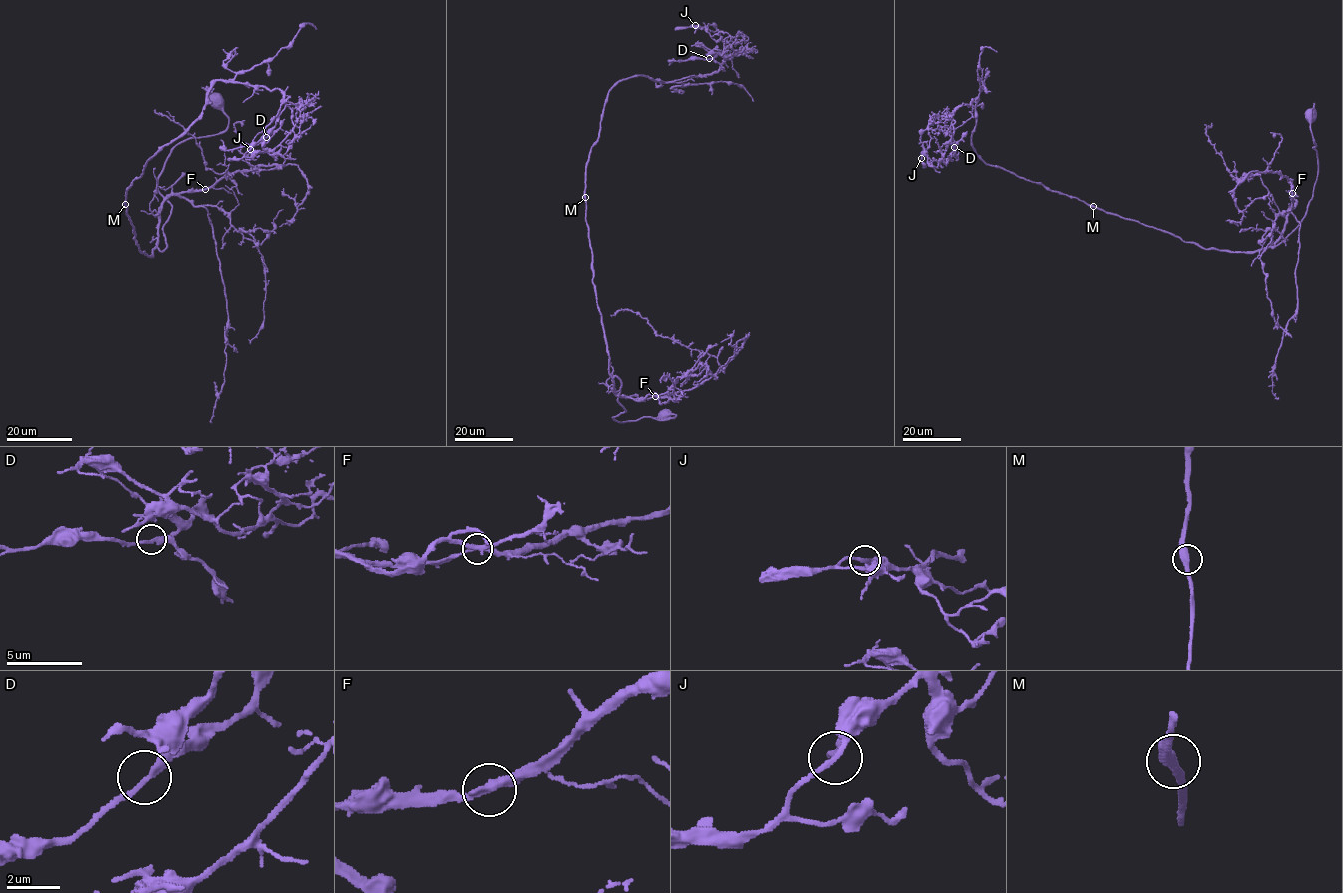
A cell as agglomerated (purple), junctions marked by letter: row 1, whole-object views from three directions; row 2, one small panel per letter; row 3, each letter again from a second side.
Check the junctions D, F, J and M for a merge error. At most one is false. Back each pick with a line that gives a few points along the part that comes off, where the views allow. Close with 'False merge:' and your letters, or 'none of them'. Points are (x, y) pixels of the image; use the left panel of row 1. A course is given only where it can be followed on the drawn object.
False merge: none of them

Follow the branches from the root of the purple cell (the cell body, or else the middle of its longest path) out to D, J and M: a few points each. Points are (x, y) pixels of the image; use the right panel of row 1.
D: (1313, 116), (1306, 215), (1250, 252), (987, 164), (971, 141), (978, 97), (951, 116), (954, 147)
J: (1313, 116), (1306, 215), (1250, 252), (987, 164), (971, 141), (978, 97), (923, 132), (922, 158)
M: (1313, 116), (1310, 130), (1318, 159), (1313, 197), (1301, 223), (1273, 247), (1250, 252), (1204, 249), (1093, 207)

